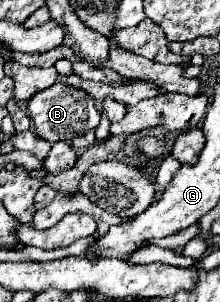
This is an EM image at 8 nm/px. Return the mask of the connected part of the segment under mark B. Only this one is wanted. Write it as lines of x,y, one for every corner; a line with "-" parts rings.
55,83
45,91
39,91
31,97
29,101
29,117
33,121
33,129
35,133
45,139
45,141
69,141
73,137
79,137
87,131
95,131
101,115
95,109
95,101
91,97
87,97
87,93
79,91
79,89
71,89
63,83

